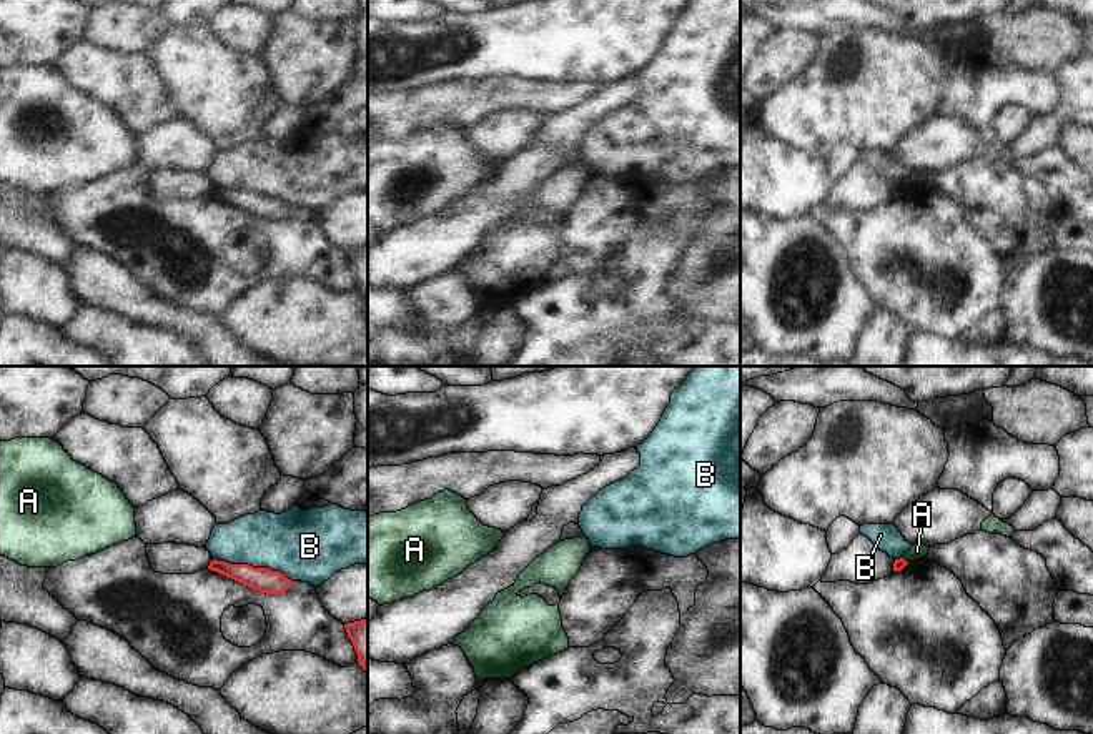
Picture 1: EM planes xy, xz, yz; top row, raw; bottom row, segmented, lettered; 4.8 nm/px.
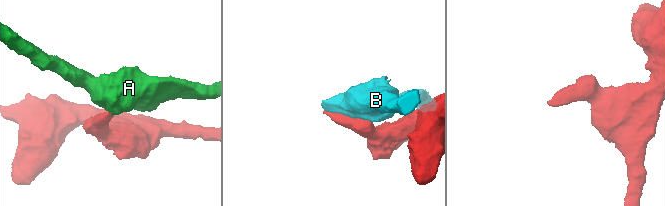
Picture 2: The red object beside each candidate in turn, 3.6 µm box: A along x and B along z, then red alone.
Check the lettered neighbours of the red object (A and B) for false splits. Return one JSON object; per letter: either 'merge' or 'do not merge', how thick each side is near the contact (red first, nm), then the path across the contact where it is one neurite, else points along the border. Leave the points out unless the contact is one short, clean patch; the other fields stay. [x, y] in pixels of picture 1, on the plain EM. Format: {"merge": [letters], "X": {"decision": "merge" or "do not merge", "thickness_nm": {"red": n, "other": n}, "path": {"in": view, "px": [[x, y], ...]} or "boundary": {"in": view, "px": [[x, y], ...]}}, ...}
{"merge": [], "A": {"decision": "do not merge", "thickness_nm": {"red": 60, "other": 80}, "boundary": {"in": "yz", "px": [[902, 185], [907, 190]]}}, "B": {"decision": "do not merge", "thickness_nm": {"red": 120, "other": 320}}}

